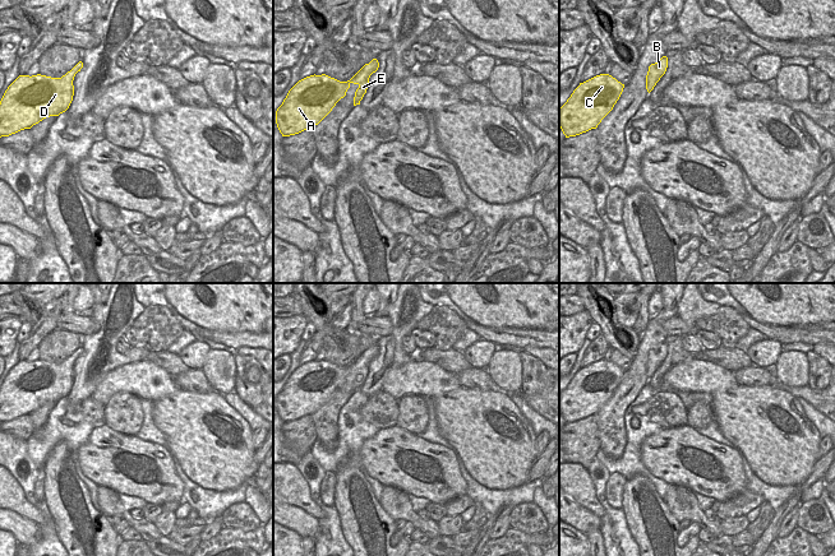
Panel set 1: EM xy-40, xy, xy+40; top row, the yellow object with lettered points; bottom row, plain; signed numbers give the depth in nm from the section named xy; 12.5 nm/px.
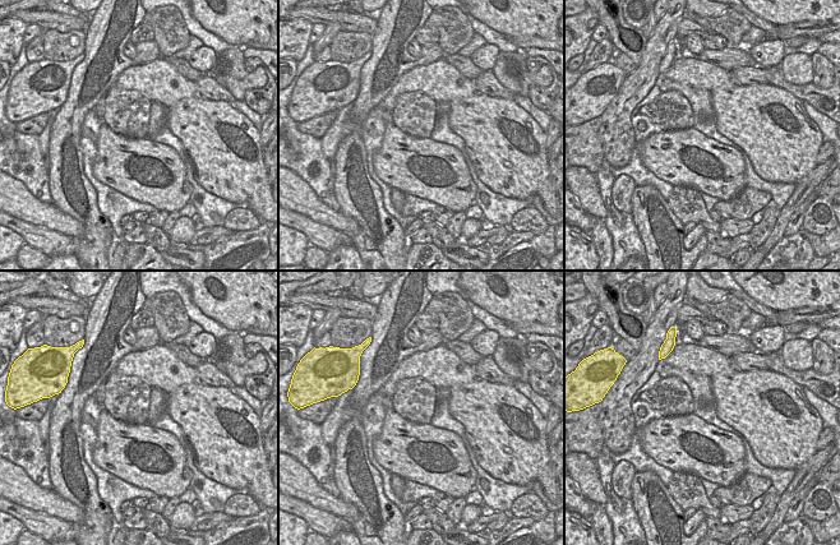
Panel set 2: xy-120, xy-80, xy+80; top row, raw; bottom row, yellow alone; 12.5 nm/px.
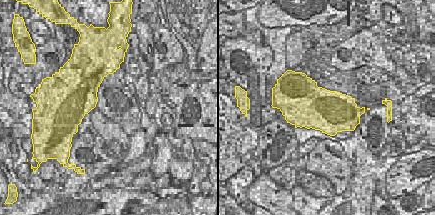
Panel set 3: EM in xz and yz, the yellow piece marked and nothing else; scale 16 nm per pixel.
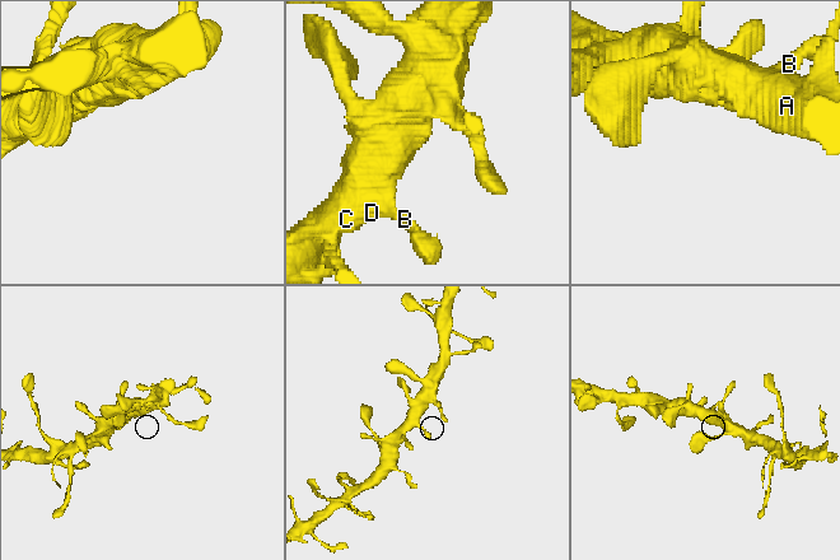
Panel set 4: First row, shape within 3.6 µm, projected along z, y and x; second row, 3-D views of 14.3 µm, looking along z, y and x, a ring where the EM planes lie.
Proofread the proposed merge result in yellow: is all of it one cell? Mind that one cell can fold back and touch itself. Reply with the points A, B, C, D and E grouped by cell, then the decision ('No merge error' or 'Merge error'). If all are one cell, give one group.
Groups: A B C D E. No merge error.

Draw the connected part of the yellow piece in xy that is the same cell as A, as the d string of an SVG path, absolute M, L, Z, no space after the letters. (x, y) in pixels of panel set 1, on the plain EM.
M377 344L365 349L350 366L340 367L326 360L299 366L276 397L276 409L282 422L299 420L318 411L346 381L350 370L357 370L354 391L360 390L369 371L369 363L379 353Z

